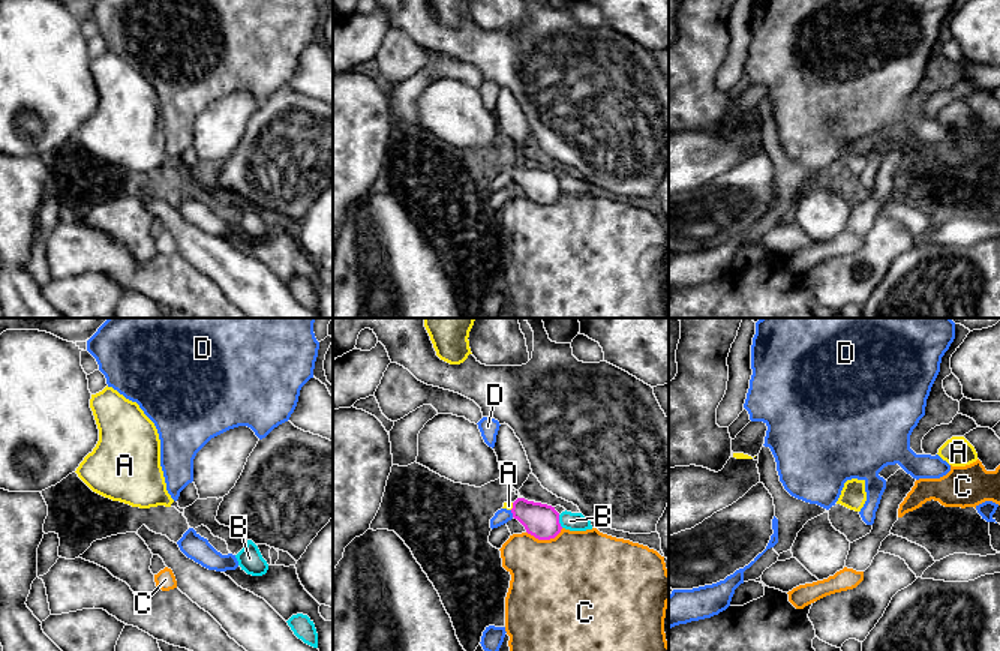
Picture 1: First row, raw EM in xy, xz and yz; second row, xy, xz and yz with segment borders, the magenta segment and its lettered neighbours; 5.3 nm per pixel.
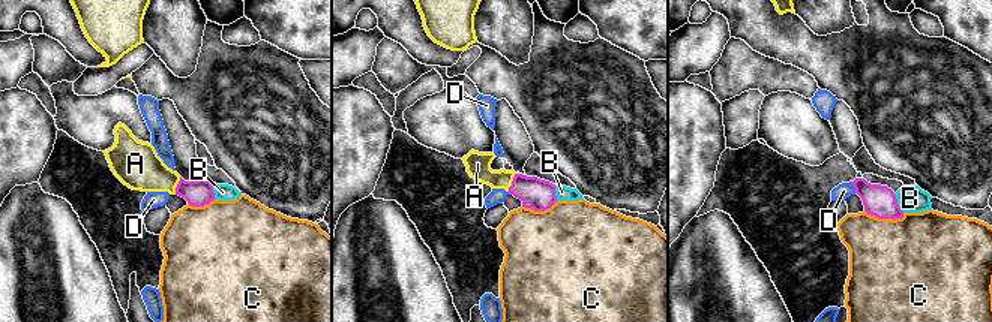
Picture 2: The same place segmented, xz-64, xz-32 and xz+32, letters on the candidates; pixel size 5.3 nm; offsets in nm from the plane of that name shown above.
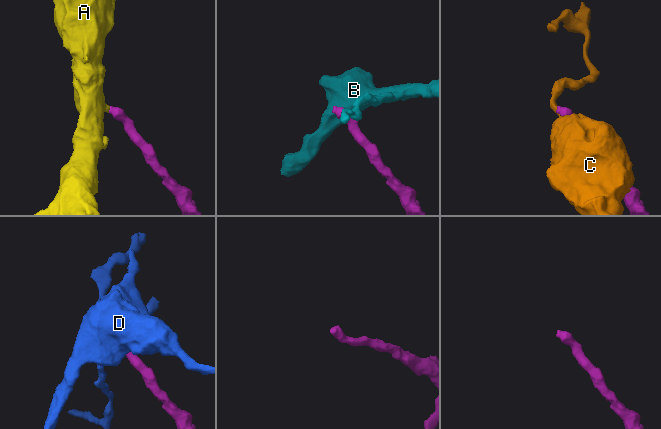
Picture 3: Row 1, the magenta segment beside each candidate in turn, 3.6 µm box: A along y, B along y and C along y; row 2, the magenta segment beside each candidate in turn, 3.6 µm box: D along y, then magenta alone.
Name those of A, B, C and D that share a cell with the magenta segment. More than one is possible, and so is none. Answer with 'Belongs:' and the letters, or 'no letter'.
Belongs: A

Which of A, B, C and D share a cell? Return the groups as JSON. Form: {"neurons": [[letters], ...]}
{"neurons": [["A"], ["B"], ["C"], ["D"]]}

